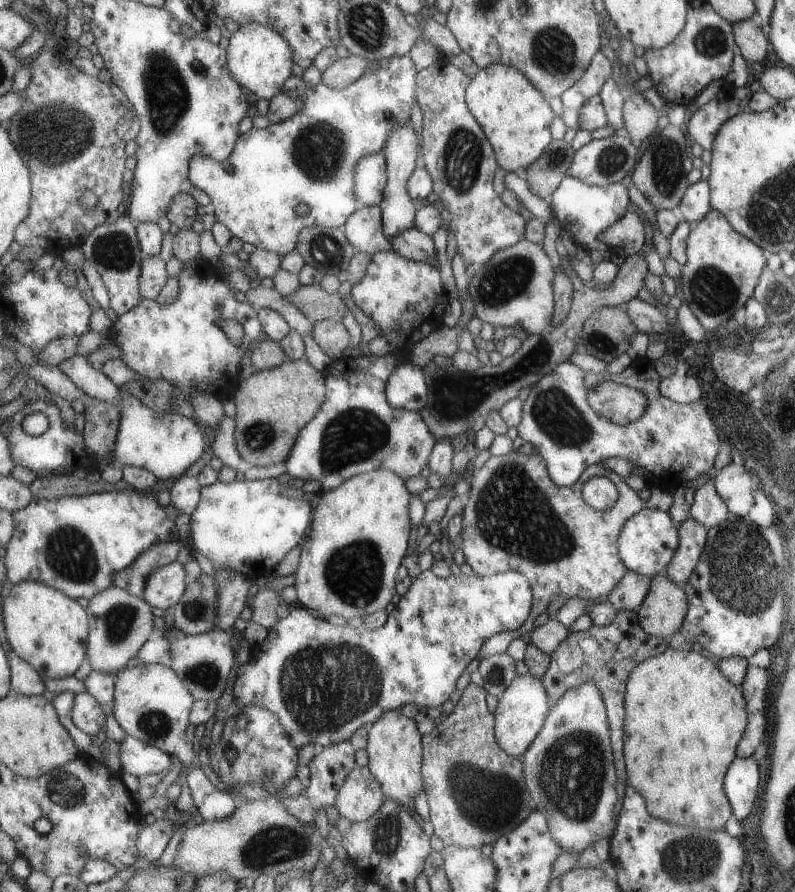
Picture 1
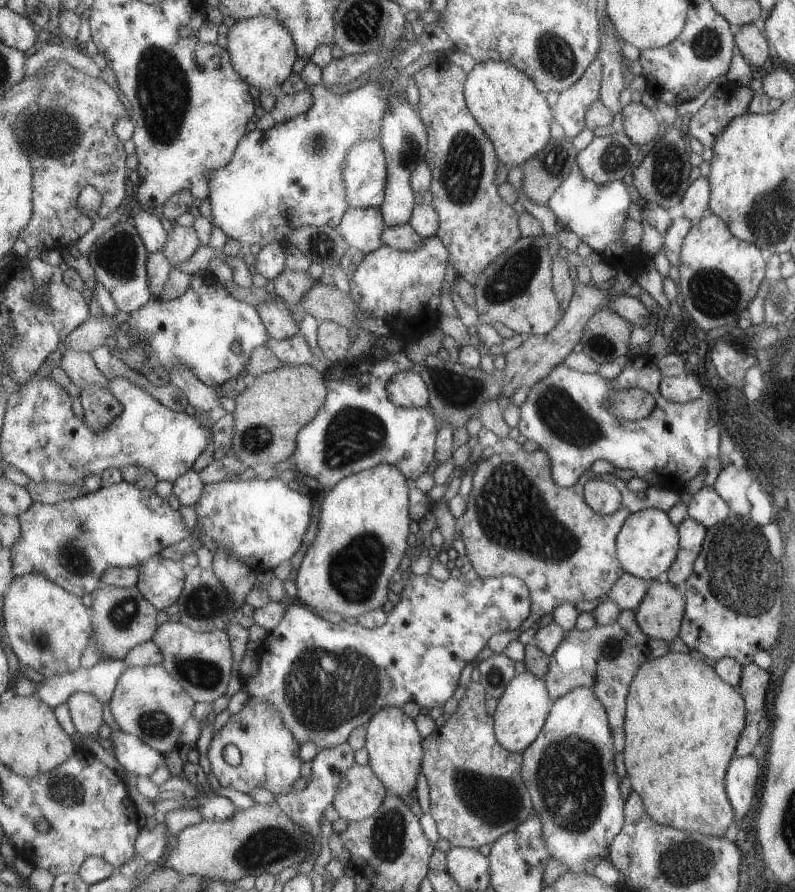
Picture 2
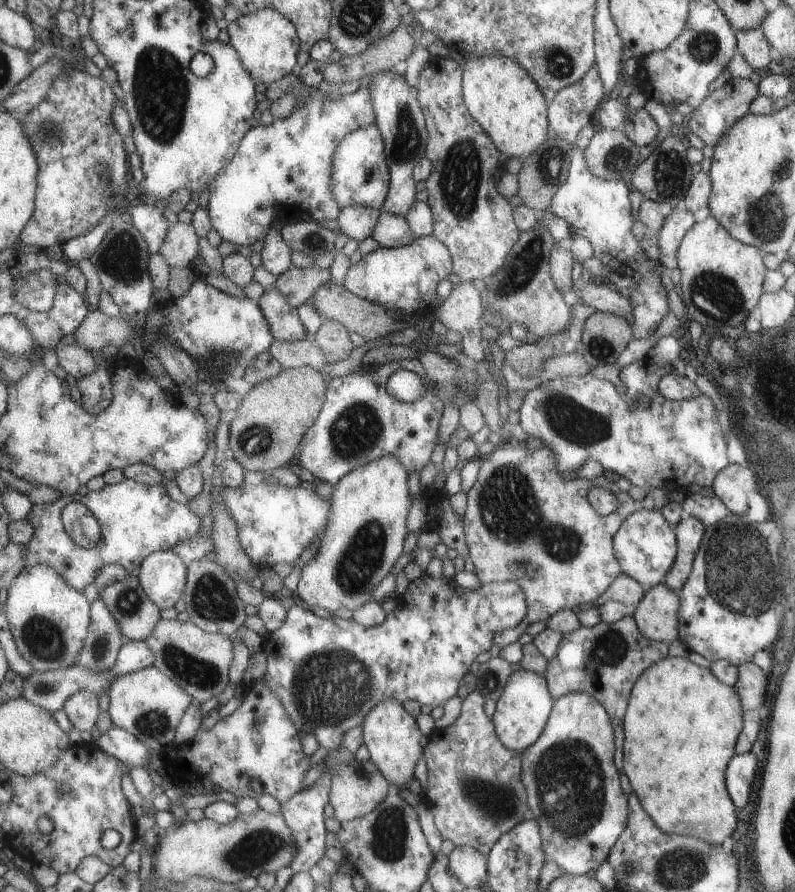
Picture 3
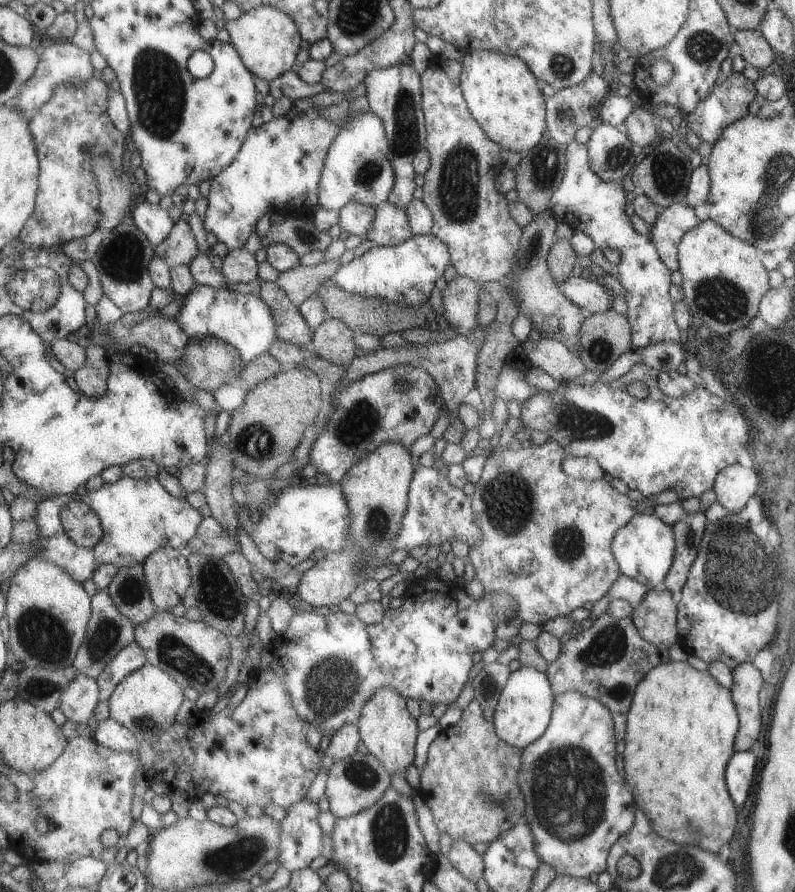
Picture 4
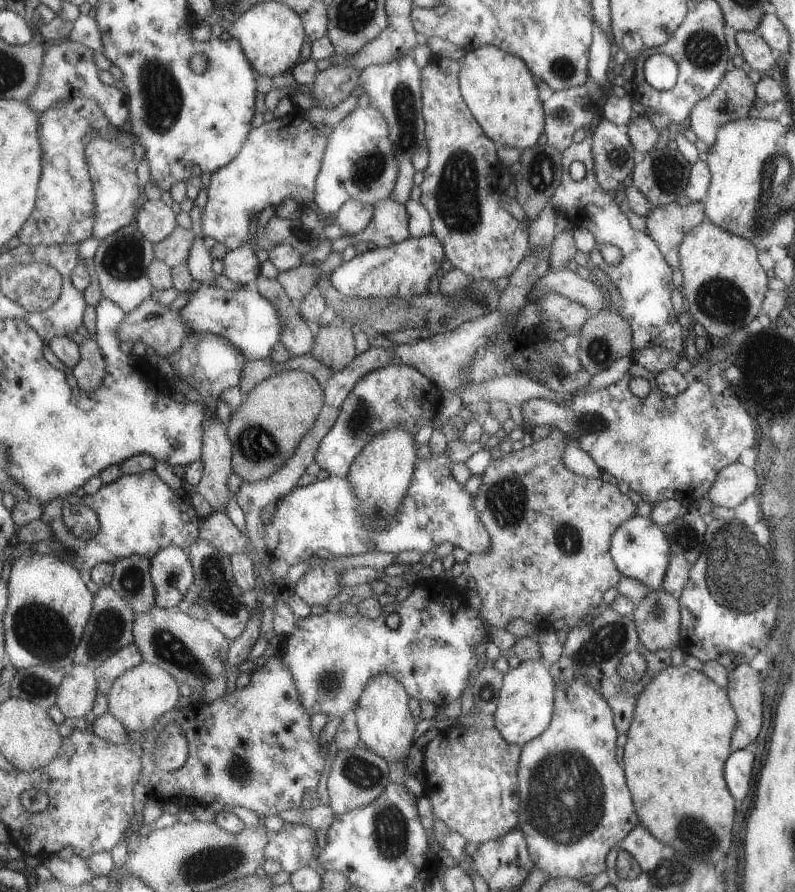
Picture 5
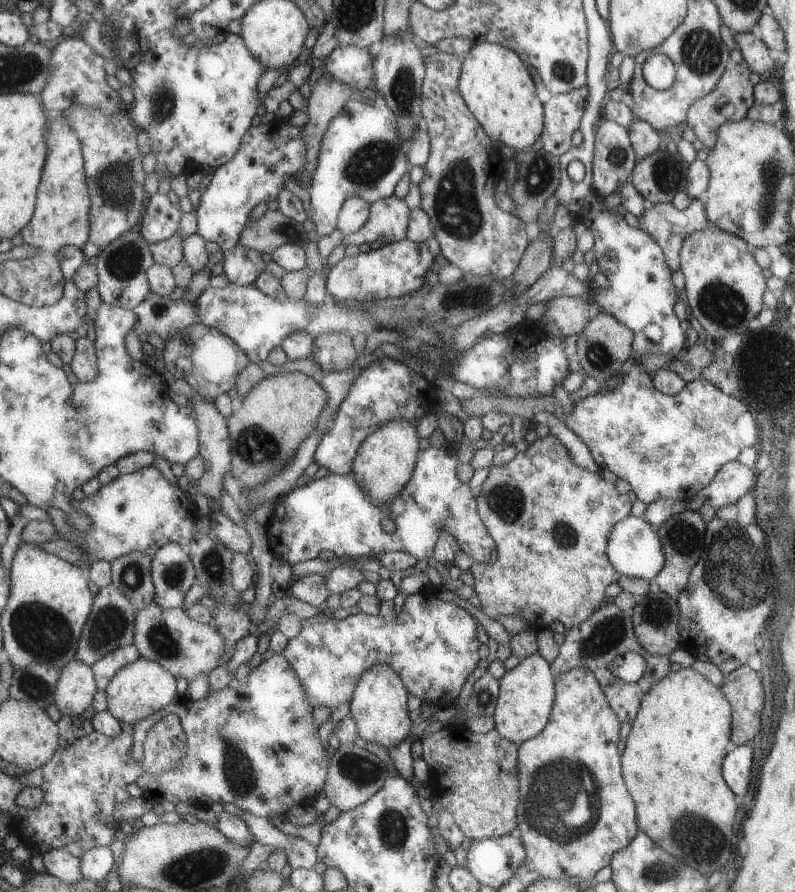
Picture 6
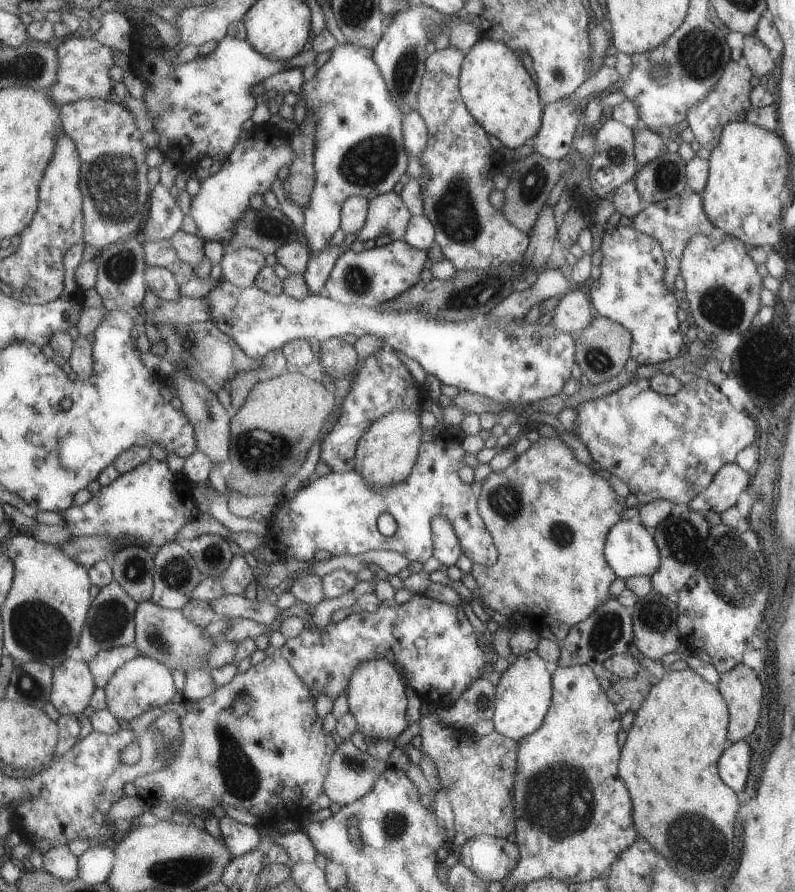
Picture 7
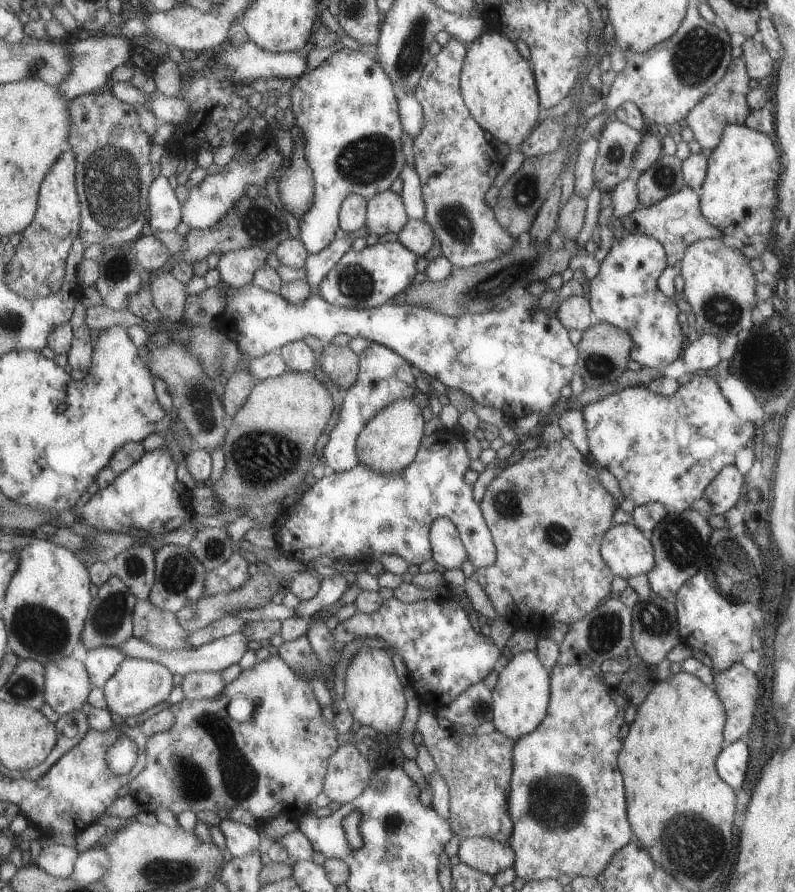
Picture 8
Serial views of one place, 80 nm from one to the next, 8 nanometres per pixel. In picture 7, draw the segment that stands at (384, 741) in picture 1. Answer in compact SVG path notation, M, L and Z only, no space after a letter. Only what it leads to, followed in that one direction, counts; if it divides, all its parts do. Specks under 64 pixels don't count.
M385 657L373 658L361 664L352 676L348 688L349 712L355 716L359 731L366 740L395 740L410 722L407 722L407 684L401 680L396 666Z

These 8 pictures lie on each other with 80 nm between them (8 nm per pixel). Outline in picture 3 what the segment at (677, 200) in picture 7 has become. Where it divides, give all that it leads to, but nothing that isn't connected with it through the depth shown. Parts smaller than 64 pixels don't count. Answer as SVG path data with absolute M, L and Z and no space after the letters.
M672 211L665 217L662 227L658 230L659 262L668 269L676 267L676 250L685 231L694 223L691 212Z

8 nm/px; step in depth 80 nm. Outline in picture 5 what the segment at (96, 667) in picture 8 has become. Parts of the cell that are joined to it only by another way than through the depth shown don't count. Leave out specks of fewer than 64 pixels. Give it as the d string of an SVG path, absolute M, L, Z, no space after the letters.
M136 642L118 650L96 670L99 691L108 696L115 681L125 672L135 668L144 661L144 656Z

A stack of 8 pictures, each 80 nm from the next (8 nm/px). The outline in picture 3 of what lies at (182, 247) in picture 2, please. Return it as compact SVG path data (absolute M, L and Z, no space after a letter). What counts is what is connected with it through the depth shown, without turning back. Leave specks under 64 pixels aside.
M177 221L170 228L160 252L172 267L189 267L199 256L199 235L193 224Z

